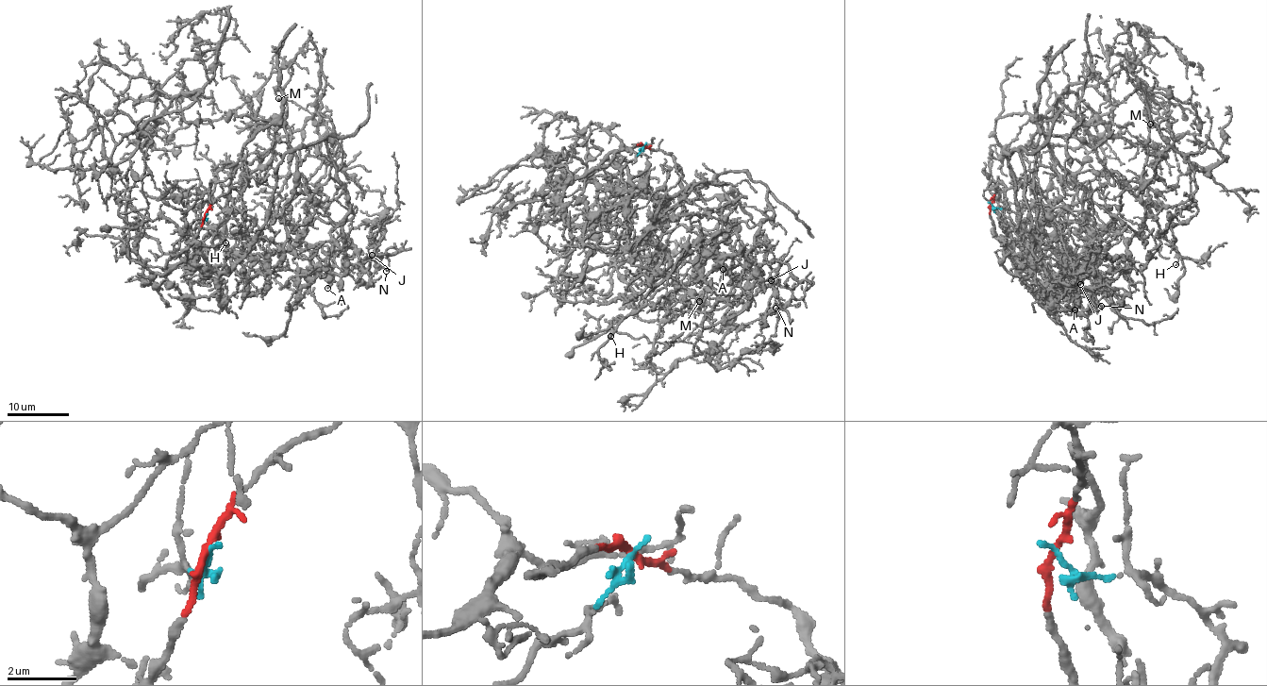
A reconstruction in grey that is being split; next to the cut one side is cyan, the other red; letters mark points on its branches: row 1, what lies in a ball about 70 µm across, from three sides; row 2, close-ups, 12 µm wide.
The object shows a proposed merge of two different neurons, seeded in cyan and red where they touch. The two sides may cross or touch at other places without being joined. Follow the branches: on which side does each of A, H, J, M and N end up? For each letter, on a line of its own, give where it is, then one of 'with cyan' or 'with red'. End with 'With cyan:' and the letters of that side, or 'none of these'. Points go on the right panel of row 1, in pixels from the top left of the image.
A: at (1075, 309); with cyan
H: at (1175, 264); with red
J: at (1080, 284); with cyan
M: at (1150, 124); with red
N: at (1101, 306); with cyan
With cyan: A, J, N

